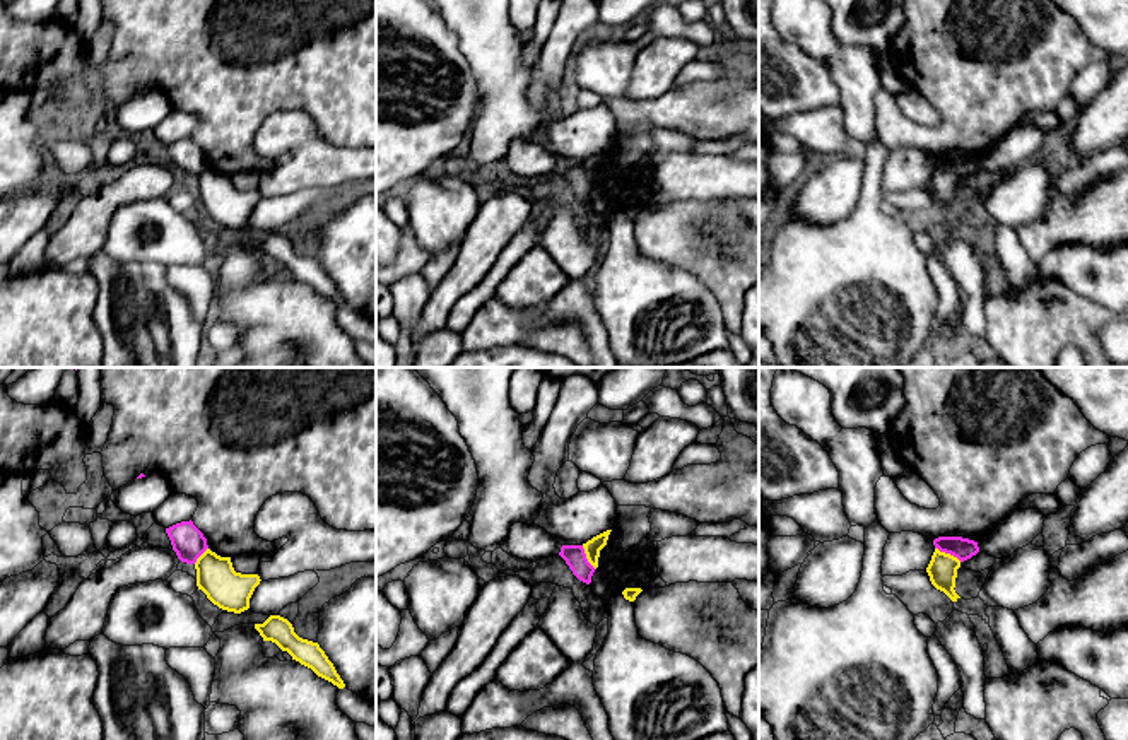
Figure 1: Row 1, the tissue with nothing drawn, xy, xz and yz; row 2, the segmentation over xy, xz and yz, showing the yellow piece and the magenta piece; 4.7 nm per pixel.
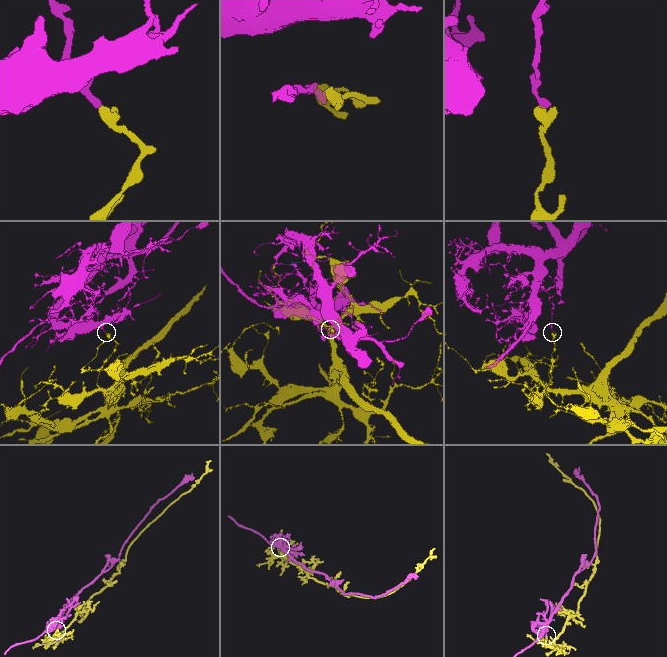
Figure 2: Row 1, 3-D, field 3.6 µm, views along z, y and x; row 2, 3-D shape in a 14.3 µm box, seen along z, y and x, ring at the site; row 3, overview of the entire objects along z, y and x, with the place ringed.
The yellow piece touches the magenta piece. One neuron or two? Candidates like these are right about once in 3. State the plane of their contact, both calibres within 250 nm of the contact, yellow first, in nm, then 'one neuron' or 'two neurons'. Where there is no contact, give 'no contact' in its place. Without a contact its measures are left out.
meets yellow in yz; 140 nm thick on the yellow side, 100 nm on the other; two neurons

